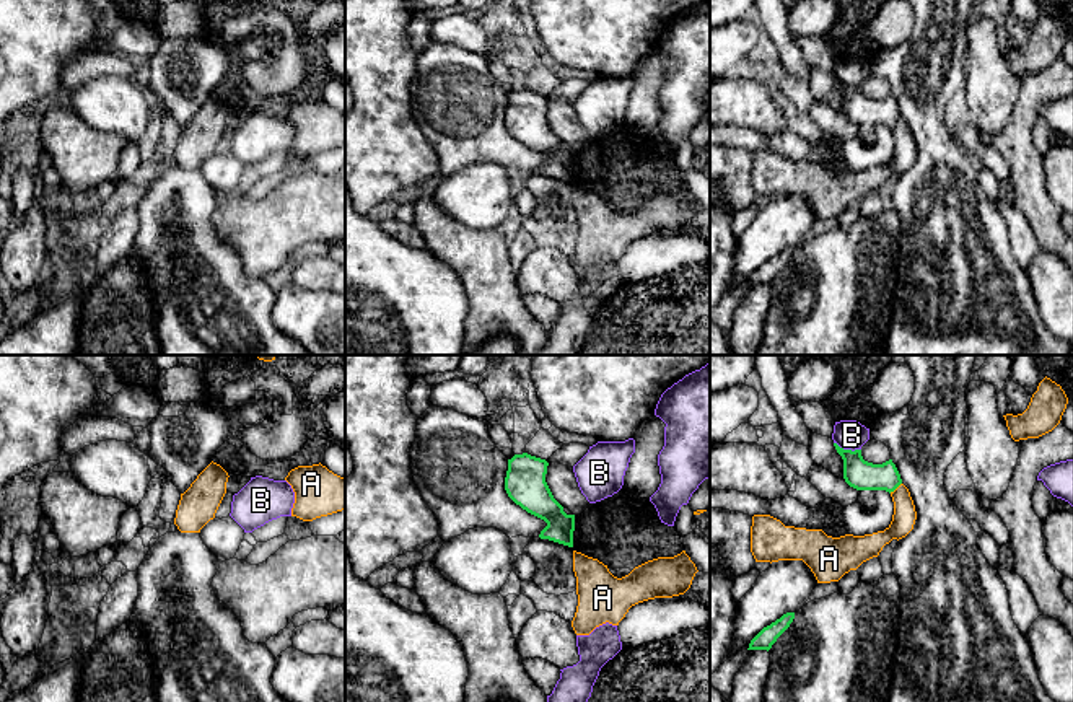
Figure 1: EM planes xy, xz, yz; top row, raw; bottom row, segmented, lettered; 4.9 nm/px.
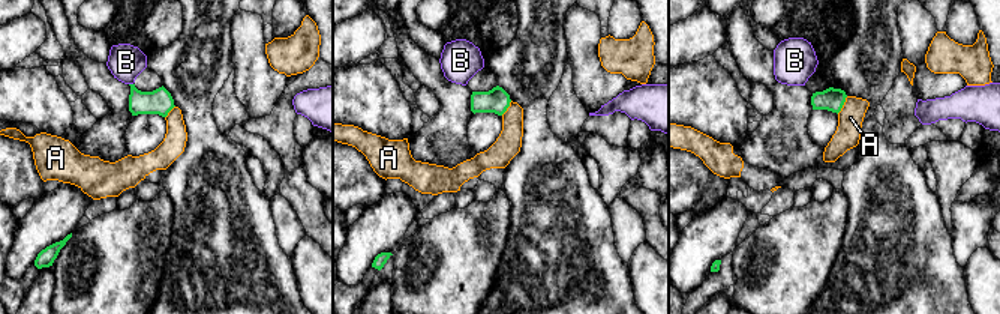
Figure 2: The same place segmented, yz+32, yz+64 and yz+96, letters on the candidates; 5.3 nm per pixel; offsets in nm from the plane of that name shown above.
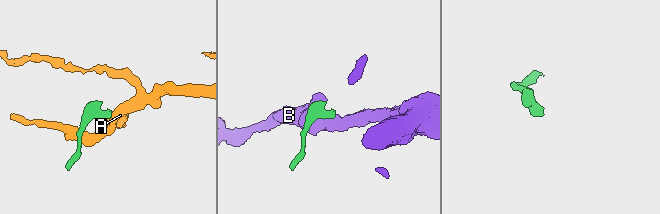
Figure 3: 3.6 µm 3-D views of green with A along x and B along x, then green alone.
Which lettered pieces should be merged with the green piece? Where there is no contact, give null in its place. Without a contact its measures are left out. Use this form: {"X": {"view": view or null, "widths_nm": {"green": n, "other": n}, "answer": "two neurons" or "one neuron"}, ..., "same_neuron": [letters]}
{"A": {"view": "yz", "widths_nm": {"green": 150, "other": 120}, "answer": "one neuron"}, "B": {"view": "yz", "widths_nm": {"green": 150, "other": 140}, "answer": "two neurons"}, "same_neuron": ["A"]}

